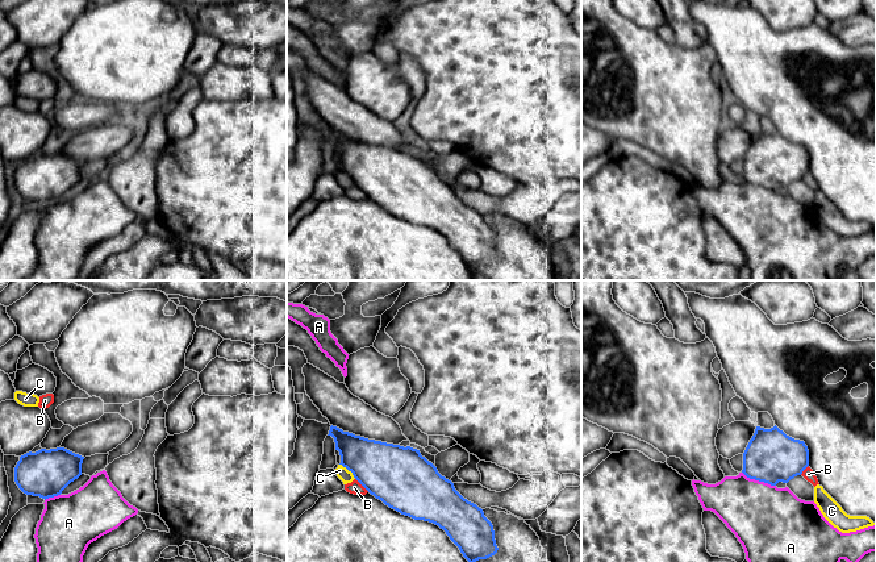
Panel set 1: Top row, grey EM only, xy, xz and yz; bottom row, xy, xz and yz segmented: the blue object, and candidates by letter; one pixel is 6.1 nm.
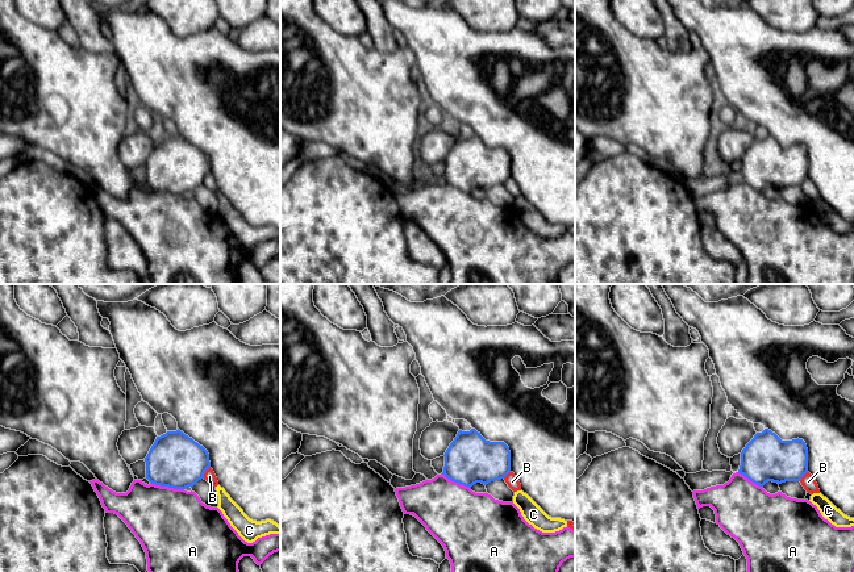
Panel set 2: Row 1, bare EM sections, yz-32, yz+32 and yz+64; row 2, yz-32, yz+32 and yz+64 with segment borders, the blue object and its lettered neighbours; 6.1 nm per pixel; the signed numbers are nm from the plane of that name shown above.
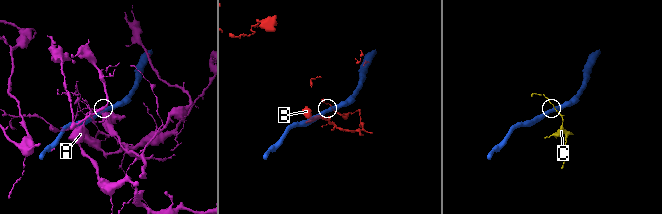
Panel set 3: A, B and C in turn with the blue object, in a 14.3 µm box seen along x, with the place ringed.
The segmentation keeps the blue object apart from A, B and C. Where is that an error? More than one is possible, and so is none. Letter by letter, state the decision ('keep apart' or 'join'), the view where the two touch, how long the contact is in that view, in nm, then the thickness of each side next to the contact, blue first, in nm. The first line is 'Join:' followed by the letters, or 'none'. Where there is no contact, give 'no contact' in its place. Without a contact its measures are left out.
Join: none
A: keep apart | yz | 220 nm | 320/420 nm
B: keep apart | xz | 120 nm | 380/80 nm
C: keep apart | xz | 140 nm | 340/80 nm

